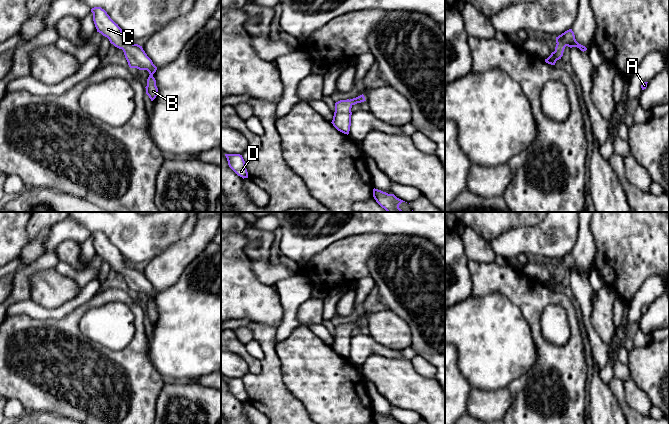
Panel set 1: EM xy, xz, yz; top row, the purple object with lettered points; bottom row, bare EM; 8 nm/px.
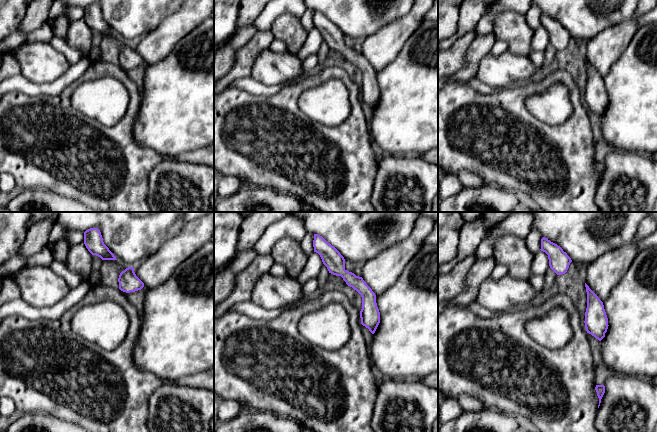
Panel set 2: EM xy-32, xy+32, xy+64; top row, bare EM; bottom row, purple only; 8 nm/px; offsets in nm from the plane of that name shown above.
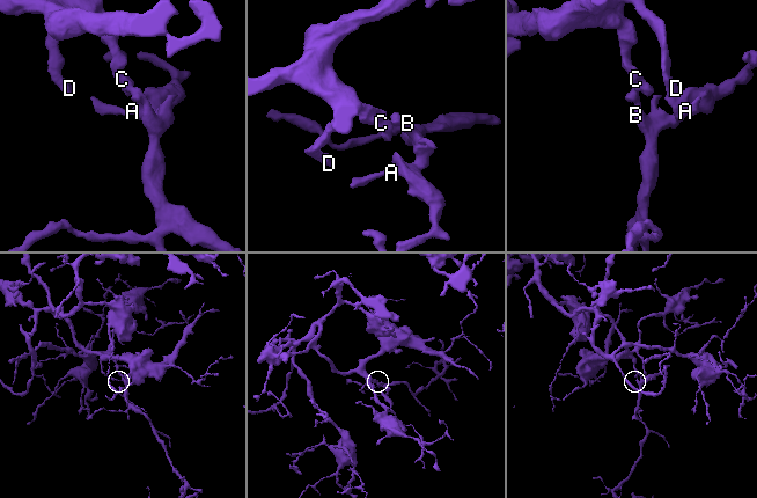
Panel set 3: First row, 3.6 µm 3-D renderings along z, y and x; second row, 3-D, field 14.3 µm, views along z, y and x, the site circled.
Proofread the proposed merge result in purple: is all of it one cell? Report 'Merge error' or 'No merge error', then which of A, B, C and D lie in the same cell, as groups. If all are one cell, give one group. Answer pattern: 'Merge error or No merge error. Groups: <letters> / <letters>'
No merge error. Groups: A B C D

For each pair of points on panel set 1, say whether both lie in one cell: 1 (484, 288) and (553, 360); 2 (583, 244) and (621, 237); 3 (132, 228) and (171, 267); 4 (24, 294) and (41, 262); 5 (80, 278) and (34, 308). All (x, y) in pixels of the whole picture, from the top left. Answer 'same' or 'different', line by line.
1: same
2: different
3: different
4: same
5: different

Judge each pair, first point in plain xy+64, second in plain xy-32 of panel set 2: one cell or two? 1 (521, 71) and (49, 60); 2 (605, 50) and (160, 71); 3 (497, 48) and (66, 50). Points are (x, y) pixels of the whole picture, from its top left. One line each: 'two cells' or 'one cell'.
1: one cell
2: two cells
3: one cell

